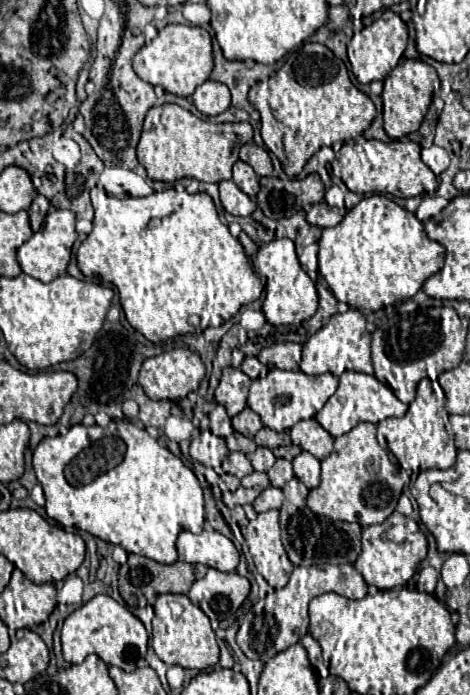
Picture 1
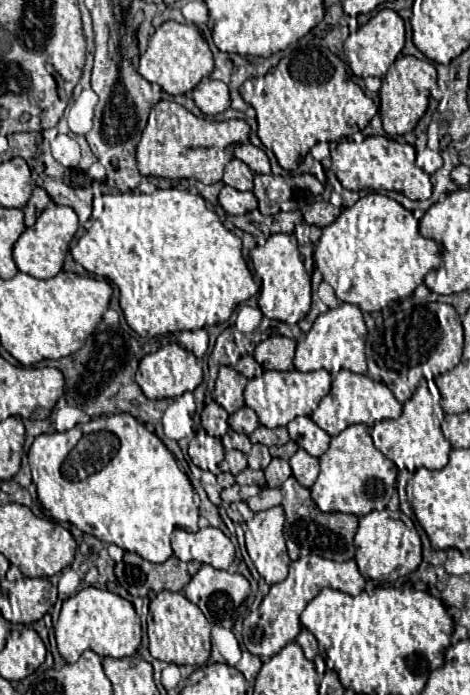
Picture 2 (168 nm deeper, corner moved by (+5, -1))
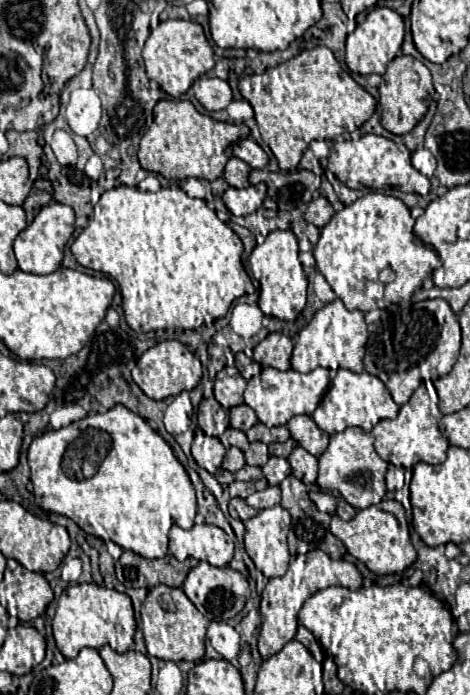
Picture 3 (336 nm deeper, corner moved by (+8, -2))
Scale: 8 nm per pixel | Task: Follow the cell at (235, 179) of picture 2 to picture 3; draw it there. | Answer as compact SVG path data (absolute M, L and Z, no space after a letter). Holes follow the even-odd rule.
M230 158L224 168L224 180L234 188L246 188L250 170L252 168L246 162L242 162L240 158Z

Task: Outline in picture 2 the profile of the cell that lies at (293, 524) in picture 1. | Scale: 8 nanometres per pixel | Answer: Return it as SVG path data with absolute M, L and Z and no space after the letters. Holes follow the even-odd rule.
M289 477L281 485L283 493L283 507L287 513L287 525L285 525L285 541L289 549L289 557L295 561L305 553L311 553L315 549L317 555L331 559L331 561L349 561L355 557L355 529L359 525L357 515L347 513L321 513L317 505L311 499L311 491L295 481L295 477Z

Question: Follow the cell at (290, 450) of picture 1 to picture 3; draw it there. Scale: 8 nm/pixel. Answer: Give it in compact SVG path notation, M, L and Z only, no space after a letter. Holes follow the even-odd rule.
M290 438L290 440L286 440L284 444L272 444L272 446L270 446L270 450L272 450L272 454L274 454L274 456L280 456L280 458L288 458L294 446L296 446L296 442Z

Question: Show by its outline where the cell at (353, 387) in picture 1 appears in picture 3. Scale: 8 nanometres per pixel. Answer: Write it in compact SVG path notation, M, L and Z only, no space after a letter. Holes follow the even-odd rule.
M338 370L336 378L330 382L330 388L318 408L314 410L312 418L330 436L336 432L342 432L350 426L360 426L366 432L370 432L380 420L384 418L396 418L398 416L398 404L392 400L388 388L372 374L368 372L350 372L350 370Z

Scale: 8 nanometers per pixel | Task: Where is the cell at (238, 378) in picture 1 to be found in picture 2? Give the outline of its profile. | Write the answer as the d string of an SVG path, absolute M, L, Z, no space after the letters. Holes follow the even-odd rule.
M221 367L213 389L213 399L221 407L225 407L227 413L235 413L245 405L243 401L245 385L247 379L241 373L237 373L233 367Z

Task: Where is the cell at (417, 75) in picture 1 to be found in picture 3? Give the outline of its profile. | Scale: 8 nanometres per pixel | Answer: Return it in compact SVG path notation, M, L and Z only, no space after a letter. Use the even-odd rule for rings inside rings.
M400 54L388 64L382 78L384 78L384 82L378 88L381 125L392 134L398 134L398 136L408 134L424 118L424 114L428 110L428 88L432 88L430 70L420 60Z

